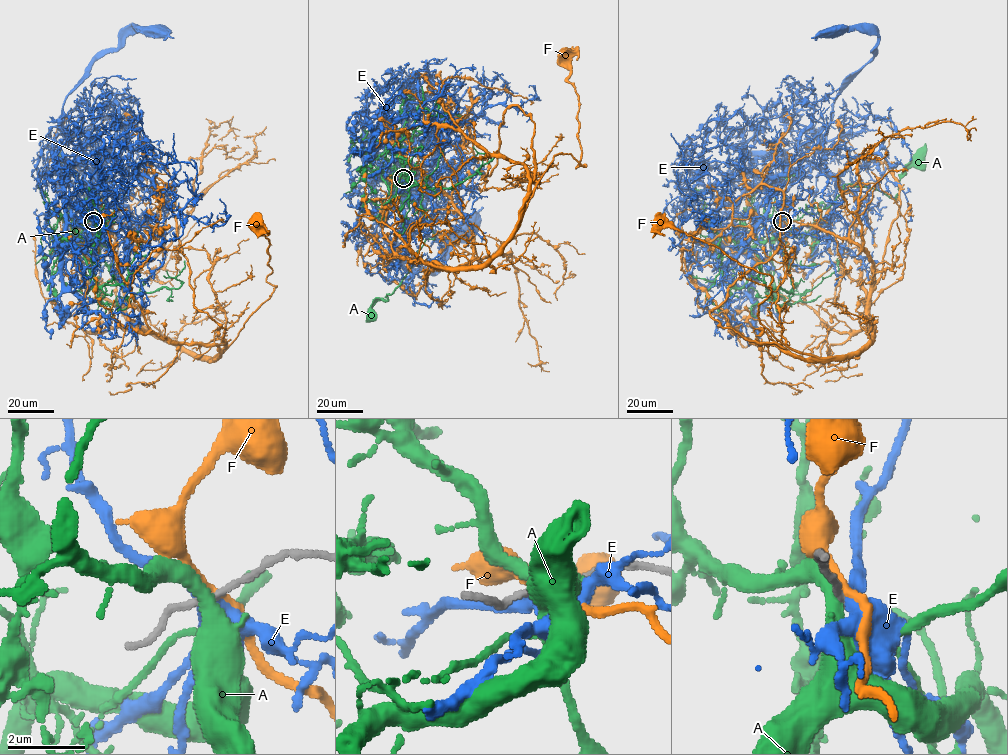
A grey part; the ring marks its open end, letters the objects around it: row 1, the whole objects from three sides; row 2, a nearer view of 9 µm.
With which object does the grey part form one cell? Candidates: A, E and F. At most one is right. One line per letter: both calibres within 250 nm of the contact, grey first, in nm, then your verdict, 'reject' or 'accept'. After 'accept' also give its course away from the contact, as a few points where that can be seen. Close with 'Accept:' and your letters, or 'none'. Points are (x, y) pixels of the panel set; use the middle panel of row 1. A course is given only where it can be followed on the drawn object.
A: 150/360 nm | reject
E: 150/440 nm | accept | via (403, 177), (395, 181), (417, 186), (410, 172), (406, 198), (371, 227), (407, 268), (435, 274), (465, 229)
F: 150/200 nm | reject
Accept: E

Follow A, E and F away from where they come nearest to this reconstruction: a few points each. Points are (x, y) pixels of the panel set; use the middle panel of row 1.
A: (403, 177), (406, 194), (434, 238), (426, 239), (400, 283), (388, 299), (378, 300), (371, 316)
E: (403, 177), (395, 181), (417, 186), (410, 172), (406, 198), (371, 227), (407, 268), (435, 274), (465, 229)
F: (403, 177), (429, 178), (471, 232), (466, 263), (435, 267), (483, 265), (556, 155), (584, 166), (566, 57)

